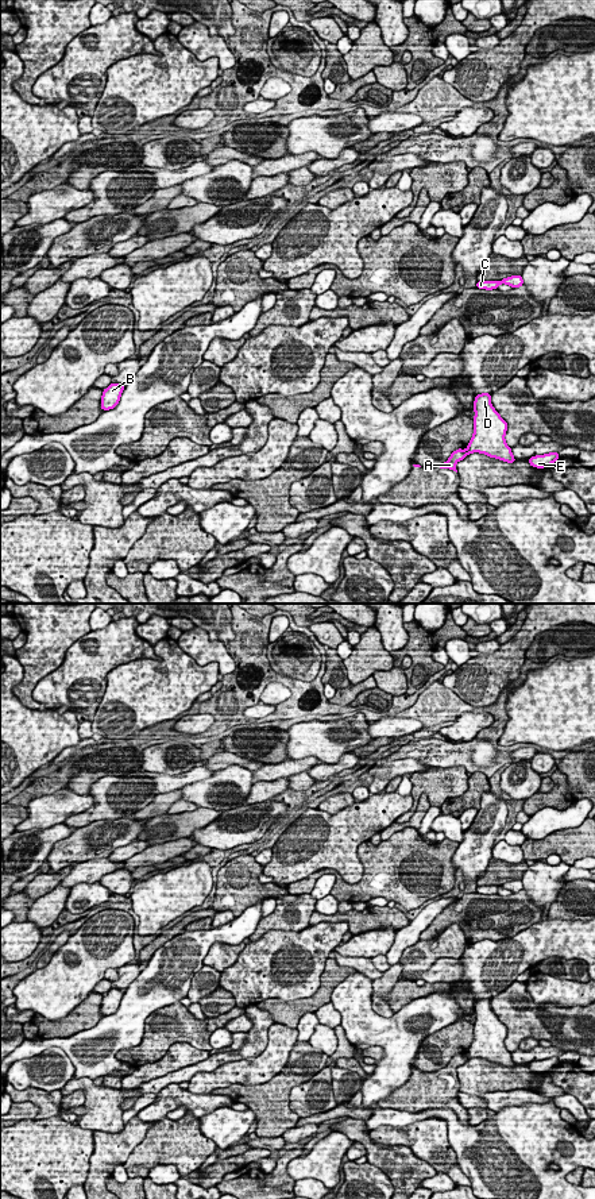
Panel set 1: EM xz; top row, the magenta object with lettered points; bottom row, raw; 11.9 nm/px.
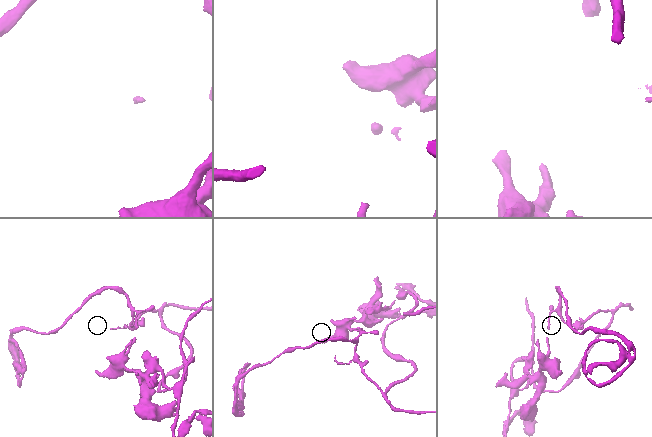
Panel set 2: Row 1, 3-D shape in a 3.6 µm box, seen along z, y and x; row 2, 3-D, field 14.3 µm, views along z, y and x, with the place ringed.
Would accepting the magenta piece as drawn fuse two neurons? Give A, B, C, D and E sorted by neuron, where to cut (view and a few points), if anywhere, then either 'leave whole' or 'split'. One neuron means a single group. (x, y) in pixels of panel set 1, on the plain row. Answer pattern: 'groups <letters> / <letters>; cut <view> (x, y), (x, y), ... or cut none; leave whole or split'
groups A / B C D E; cut xz (466, 1055), (470, 1057); split

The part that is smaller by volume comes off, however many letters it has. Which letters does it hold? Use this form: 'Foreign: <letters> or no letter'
Foreign: A

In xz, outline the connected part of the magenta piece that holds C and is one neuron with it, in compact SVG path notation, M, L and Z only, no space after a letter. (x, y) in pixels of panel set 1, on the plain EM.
M517 879L517 880L503 883L502 886L479 886L476 887L476 892L492 895L492 894L498 894L501 888L510 890L511 892L519 892L523 890L523 884L522 880Z

